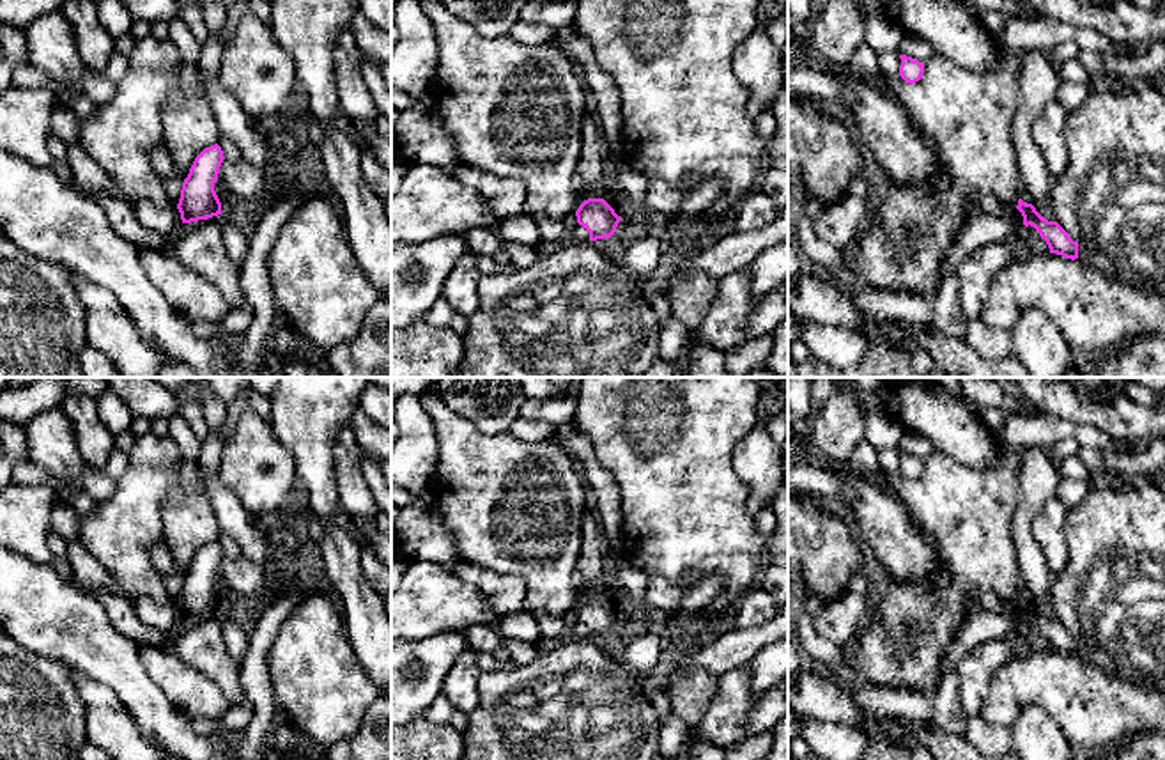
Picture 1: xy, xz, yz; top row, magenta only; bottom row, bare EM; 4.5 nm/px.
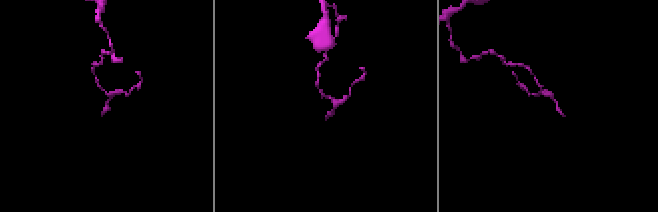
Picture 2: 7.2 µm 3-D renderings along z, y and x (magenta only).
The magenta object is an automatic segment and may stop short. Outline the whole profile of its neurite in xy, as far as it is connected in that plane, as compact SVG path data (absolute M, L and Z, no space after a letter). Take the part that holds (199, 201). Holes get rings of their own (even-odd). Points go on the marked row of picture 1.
M218 143L205 147L193 161L182 182L177 209L182 223L207 220L221 214L221 202L214 191L214 182L225 156Z

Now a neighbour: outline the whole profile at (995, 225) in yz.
M1002 207L972 218L956 236L953 248L940 266L940 275L960 271L965 259L977 248L1006 241L1013 232L1023 230L1023 216L1016 207Z

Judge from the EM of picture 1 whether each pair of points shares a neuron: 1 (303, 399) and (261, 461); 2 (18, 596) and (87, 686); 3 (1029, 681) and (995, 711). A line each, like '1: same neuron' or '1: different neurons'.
1: different neurons
2: different neurons
3: same neuron

